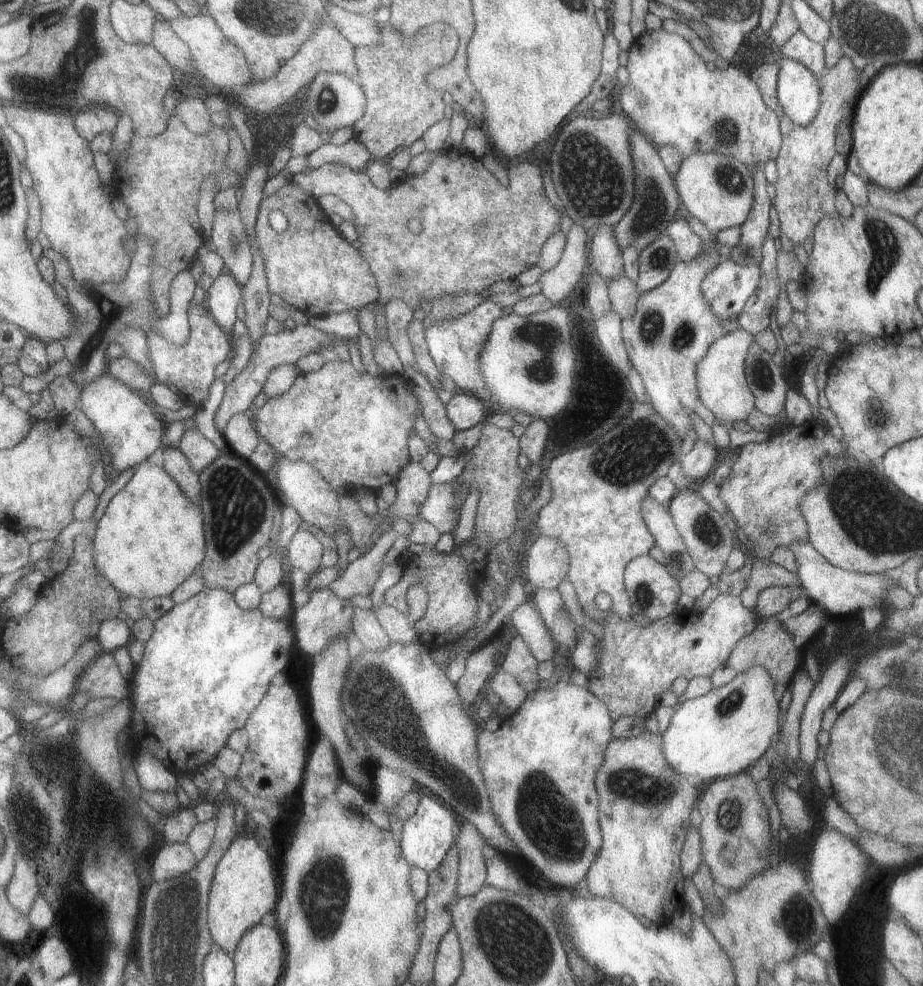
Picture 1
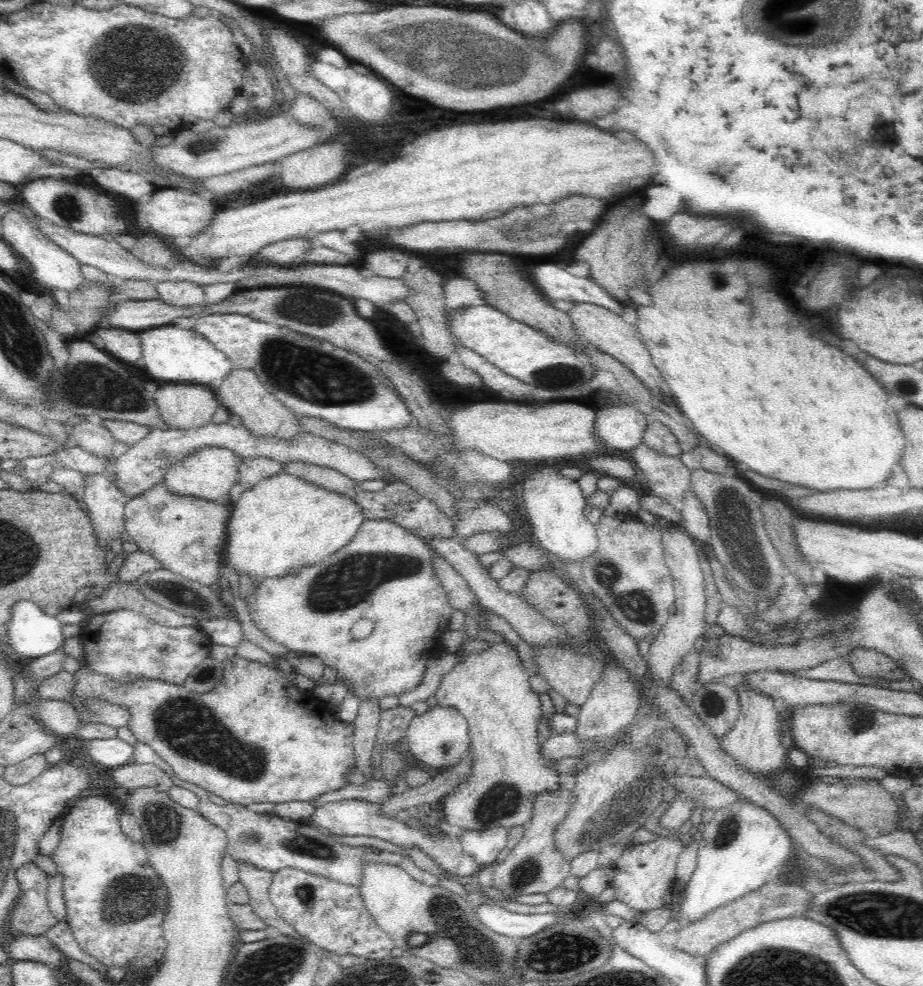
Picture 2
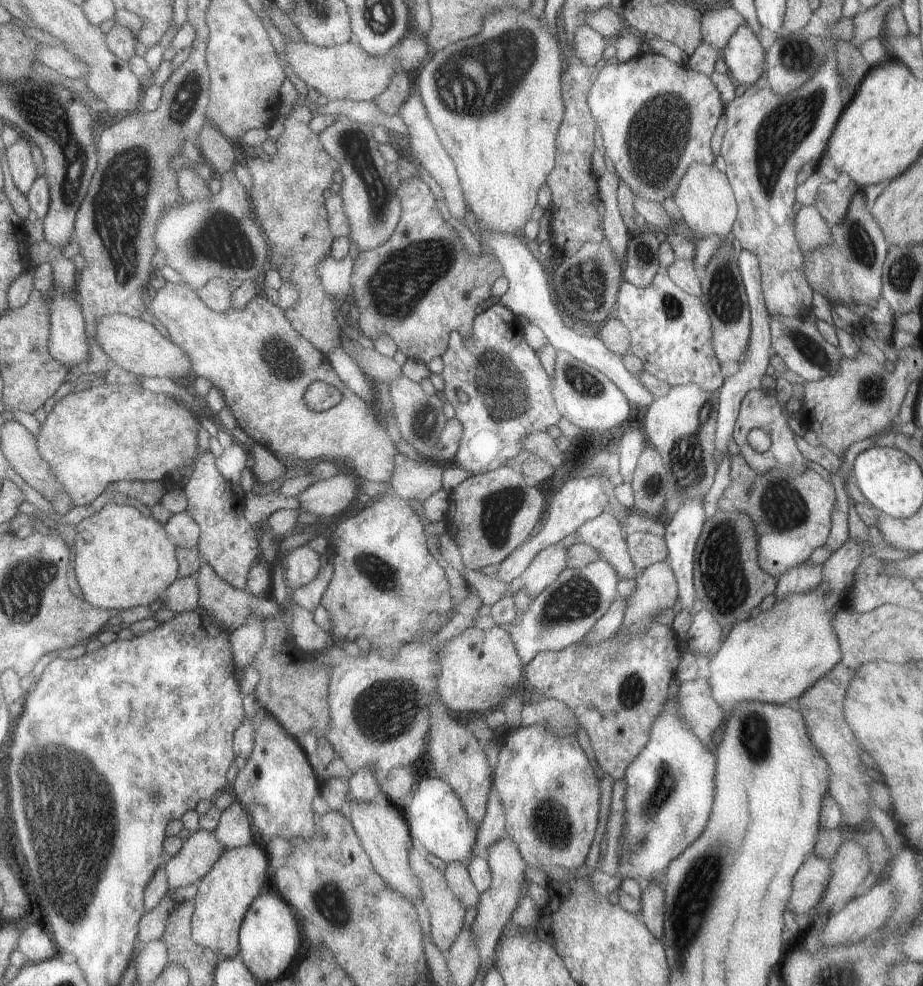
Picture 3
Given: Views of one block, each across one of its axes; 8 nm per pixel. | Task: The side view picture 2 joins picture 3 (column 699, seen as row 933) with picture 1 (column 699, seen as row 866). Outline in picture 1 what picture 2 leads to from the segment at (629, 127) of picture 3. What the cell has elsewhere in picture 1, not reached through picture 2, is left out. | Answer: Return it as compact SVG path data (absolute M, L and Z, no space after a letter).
M667 30L643 32L631 44L627 52L627 84L619 94L619 106L623 116L629 118L629 126L637 128L655 148L671 144L685 160L693 152L719 152L723 156L737 158L739 162L755 168L767 160L775 160L781 148L781 128L775 112L763 102L763 96L751 78L751 70L729 66L725 70L707 70L707 62L691 48L691 44Z

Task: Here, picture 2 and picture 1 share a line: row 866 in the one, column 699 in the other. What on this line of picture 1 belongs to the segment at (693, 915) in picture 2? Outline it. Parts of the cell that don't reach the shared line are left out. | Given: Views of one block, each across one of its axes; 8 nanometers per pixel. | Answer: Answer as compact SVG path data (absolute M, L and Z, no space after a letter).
M753 666L721 688L711 688L707 694L685 700L673 712L669 726L661 732L661 754L665 762L679 776L695 774L703 780L721 780L735 774L743 774L749 766L761 758L773 734L779 732L779 702L773 694L775 682L769 678L765 668Z

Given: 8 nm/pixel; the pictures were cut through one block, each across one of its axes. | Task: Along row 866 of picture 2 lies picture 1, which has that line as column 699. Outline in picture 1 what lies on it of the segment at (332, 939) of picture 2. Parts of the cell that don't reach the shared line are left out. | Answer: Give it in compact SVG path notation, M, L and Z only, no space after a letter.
M721 248L721 262L711 272L707 272L707 276L705 276L705 280L701 280L699 288L701 288L701 294L707 302L709 312L713 312L717 318L731 318L733 320L733 318L739 318L745 302L757 290L759 278L761 278L761 264L739 266L731 258L723 256L723 248Z

